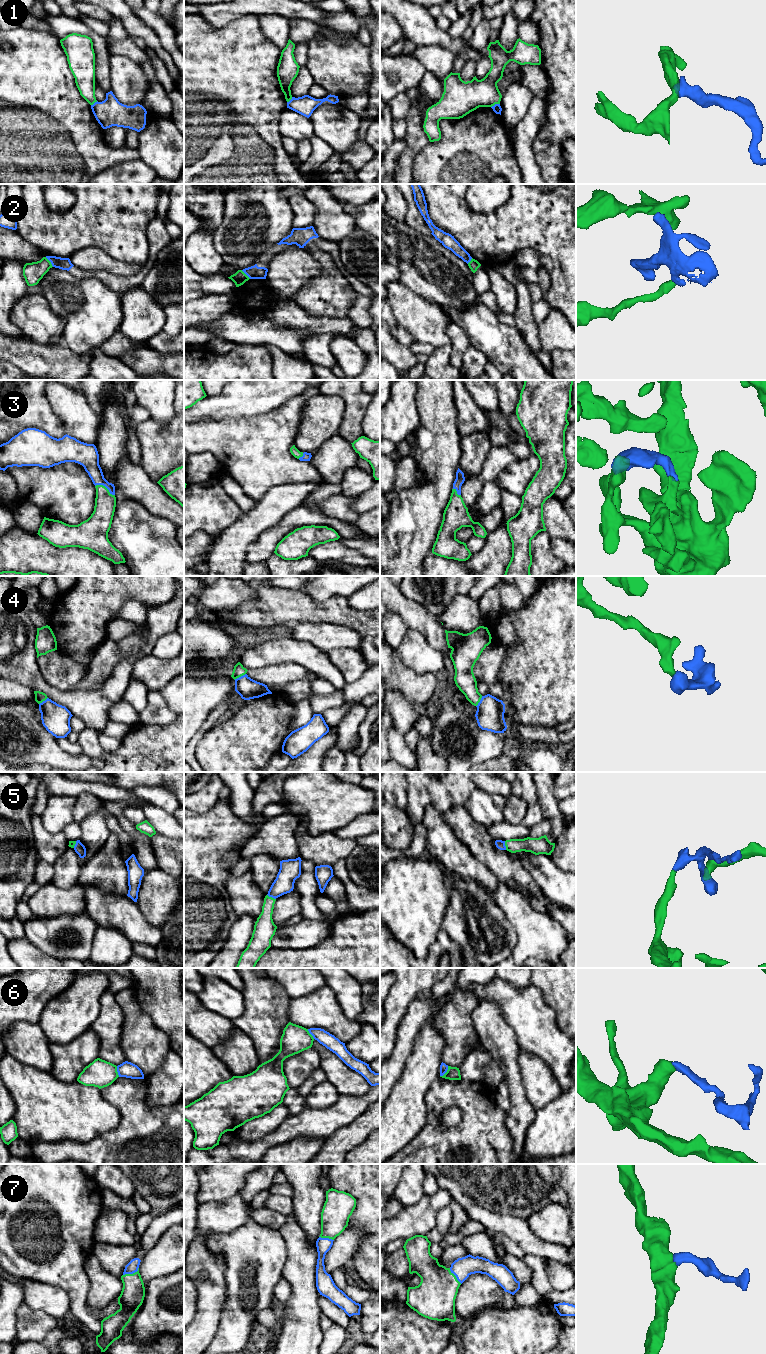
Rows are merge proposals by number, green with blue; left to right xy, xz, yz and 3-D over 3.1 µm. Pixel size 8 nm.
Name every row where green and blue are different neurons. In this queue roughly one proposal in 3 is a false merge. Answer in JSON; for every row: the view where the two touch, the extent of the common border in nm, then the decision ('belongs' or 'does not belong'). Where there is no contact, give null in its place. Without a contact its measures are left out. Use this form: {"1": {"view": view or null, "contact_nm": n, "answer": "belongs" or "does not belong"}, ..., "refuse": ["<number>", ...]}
{"1": {"view": "yz", "contact_nm": 80, "answer": "does not belong"}, "2": {"view": "xy", "contact_nm": 100, "answer": "does not belong"}, "3": {"view": "xy", "contact_nm": 180, "answer": "belongs"}, "4": {"view": "xz", "contact_nm": 110, "answer": "belongs"}, "5": {"view": "xz", "contact_nm": 80, "answer": "belongs"}, "6": {"view": "yz", "contact_nm": 110, "answer": "does not belong"}, "7": {"view": "xy", "contact_nm": 140, "answer": "belongs"}, "refuse": ["1", "2", "6"]}

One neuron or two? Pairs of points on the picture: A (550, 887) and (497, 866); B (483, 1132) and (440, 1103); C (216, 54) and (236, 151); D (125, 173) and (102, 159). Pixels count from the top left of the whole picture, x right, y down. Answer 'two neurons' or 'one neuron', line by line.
A: two neurons
B: one neuron
C: one neuron
D: two neurons

